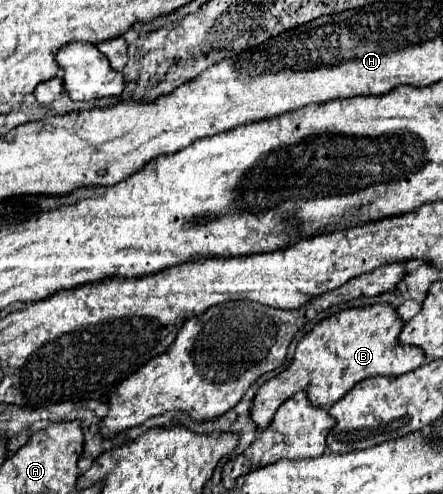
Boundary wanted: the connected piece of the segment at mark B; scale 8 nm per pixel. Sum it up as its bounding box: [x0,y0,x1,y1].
[250,303,424,431]

